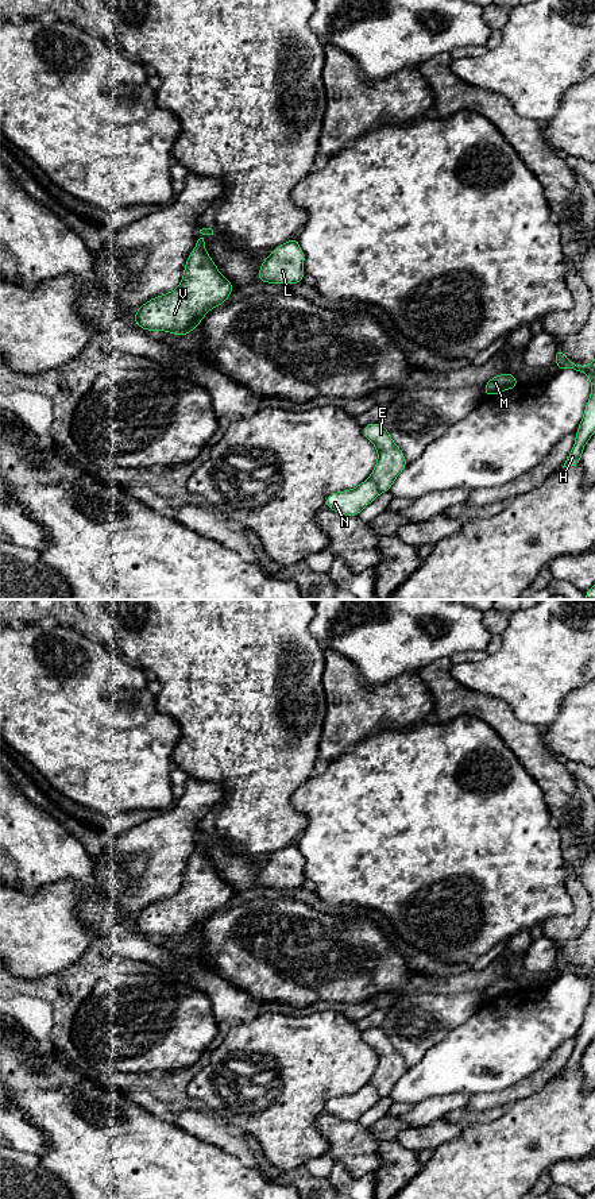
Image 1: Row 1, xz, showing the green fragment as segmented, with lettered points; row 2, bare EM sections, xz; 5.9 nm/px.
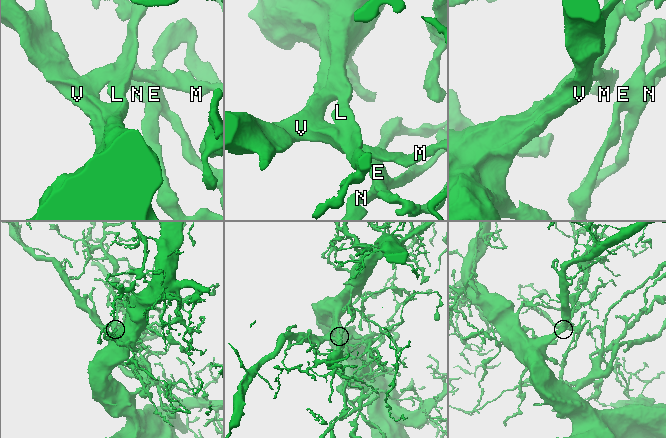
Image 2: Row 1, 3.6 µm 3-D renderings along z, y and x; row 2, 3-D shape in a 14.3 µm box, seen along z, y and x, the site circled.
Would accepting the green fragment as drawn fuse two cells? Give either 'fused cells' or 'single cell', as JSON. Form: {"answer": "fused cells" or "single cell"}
{"answer": "single cell"}

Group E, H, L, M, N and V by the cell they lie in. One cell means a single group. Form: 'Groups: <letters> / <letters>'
Groups: E H L M N V

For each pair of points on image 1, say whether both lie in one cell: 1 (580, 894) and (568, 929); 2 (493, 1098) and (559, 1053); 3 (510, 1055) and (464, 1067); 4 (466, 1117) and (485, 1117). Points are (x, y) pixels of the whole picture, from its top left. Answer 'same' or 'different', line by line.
1: same
2: same
3: same
4: same

